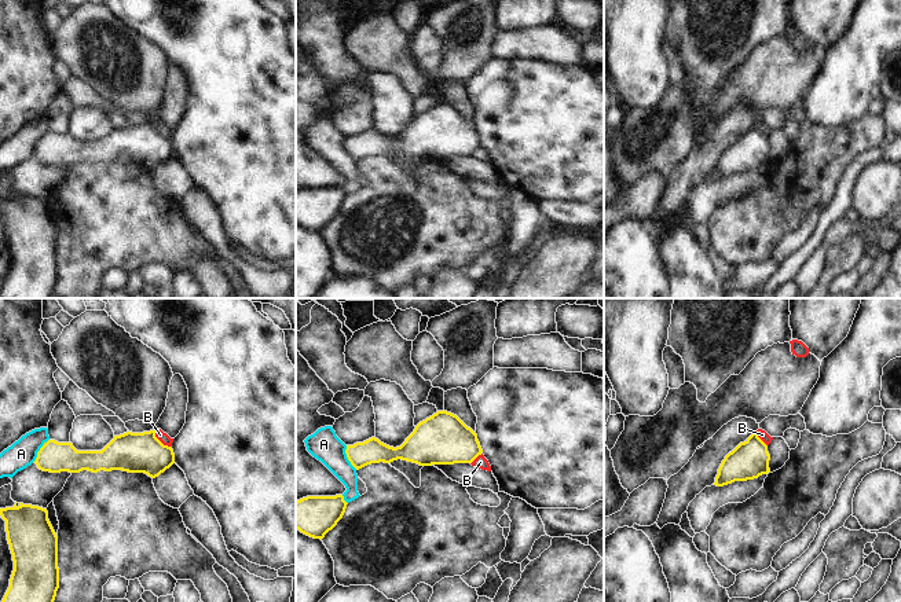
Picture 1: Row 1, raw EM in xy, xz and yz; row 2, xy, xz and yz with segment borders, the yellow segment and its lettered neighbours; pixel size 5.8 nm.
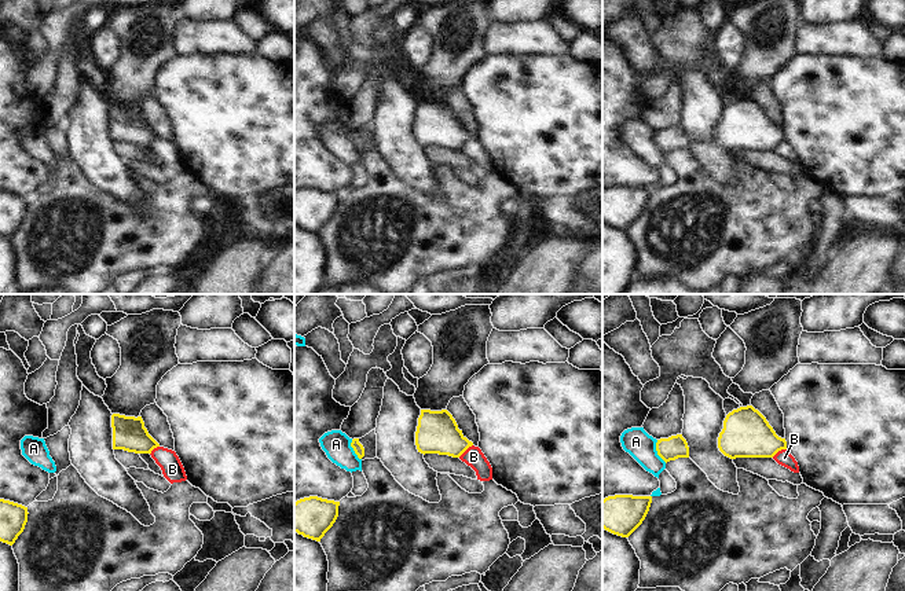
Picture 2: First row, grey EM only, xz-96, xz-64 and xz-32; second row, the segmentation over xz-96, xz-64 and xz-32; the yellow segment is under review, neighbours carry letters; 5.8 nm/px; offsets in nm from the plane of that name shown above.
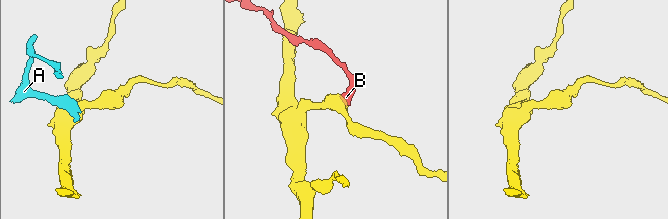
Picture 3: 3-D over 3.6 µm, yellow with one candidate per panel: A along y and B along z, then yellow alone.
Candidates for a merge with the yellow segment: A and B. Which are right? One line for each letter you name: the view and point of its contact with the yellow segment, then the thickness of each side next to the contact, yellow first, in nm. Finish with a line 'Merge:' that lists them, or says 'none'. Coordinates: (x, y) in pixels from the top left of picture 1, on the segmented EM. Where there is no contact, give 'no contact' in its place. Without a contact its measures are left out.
Merge: none

